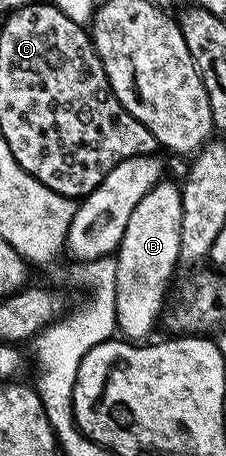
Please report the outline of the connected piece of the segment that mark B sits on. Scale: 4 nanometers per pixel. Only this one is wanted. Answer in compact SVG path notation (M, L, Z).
M161 180L138 202L114 257L117 261L117 330L130 341L146 341L153 336L150 334L153 333L154 326L160 323L160 316L167 306L166 290L170 287L170 278L174 275L176 265L179 266L180 263L182 190L176 183L174 185L168 181Z

